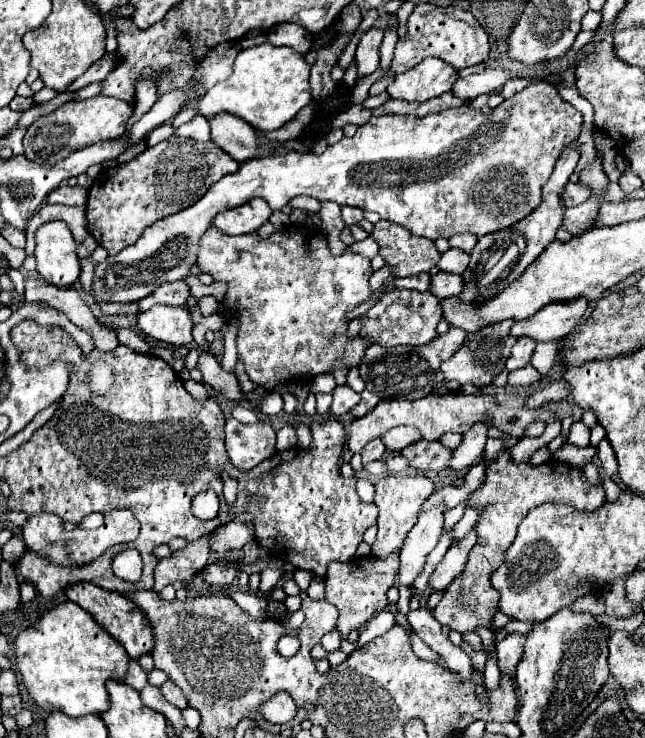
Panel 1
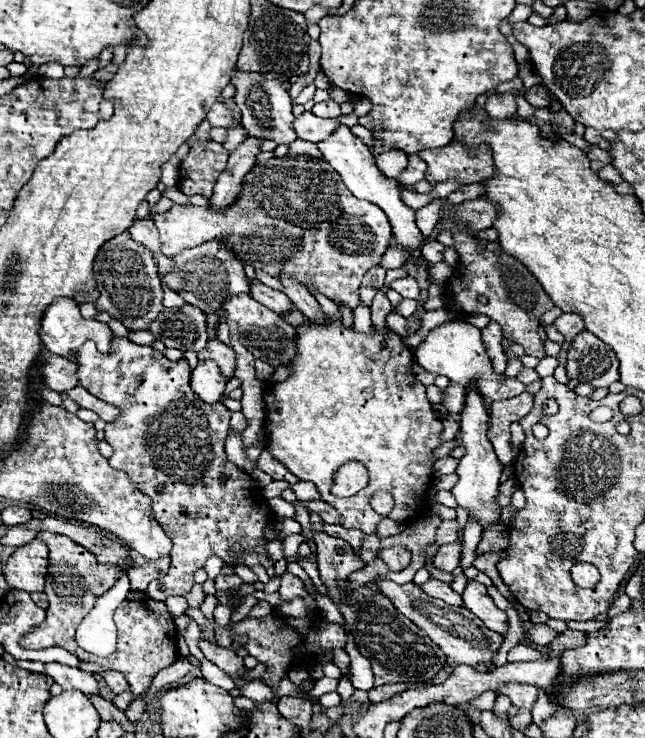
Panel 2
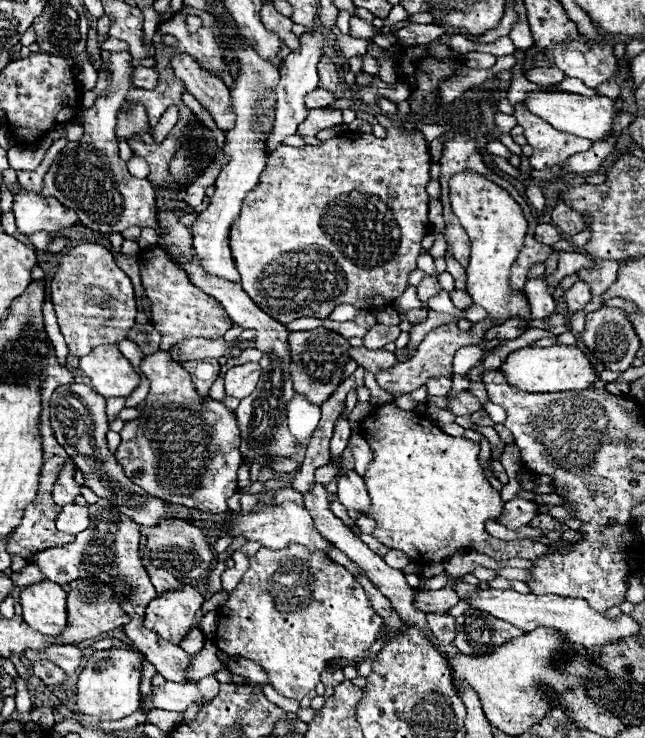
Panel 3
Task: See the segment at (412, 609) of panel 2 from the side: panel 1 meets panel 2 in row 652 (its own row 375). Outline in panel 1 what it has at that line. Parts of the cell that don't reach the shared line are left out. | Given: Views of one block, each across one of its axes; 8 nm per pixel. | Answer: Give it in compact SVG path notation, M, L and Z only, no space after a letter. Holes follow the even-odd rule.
M502 320L496 322L492 326L482 328L480 332L468 334L464 346L448 360L444 362L442 370L444 370L444 378L446 380L458 380L460 384L474 384L474 386L490 386L492 378L504 370L506 358L510 356L510 350L516 342L514 336L510 336L510 328L512 328L514 320Z

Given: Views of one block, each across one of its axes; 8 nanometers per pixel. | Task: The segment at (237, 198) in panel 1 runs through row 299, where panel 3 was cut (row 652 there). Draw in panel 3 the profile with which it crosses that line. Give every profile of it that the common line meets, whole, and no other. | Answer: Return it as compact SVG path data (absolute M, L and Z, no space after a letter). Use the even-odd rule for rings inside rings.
M134 644L94 652L78 676L78 710L100 720L120 720L140 710L140 680L144 660L146 656L136 650Z

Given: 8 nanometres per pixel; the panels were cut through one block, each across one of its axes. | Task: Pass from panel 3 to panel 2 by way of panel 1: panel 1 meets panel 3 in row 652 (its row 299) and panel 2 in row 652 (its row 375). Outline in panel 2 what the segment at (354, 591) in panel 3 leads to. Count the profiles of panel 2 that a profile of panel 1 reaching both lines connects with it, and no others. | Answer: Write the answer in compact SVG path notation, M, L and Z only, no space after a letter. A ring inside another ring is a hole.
M282 574L280 576L280 598L284 602L294 600L294 598L302 598L308 612L302 618L294 618L294 616L286 616L280 612L272 612L264 618L246 618L234 624L232 628L232 642L236 642L242 636L248 636L246 644L242 644L242 648L248 650L248 656L254 656L260 664L266 666L266 672L262 674L262 682L268 686L278 686L280 680L284 678L284 674L294 666L294 664L304 664L304 662L314 662L310 658L318 656L318 650L336 650L336 648L346 648L346 632L340 624L328 622L324 620L324 616L318 610L318 604L314 598L308 596L302 580L298 576L292 574Z

